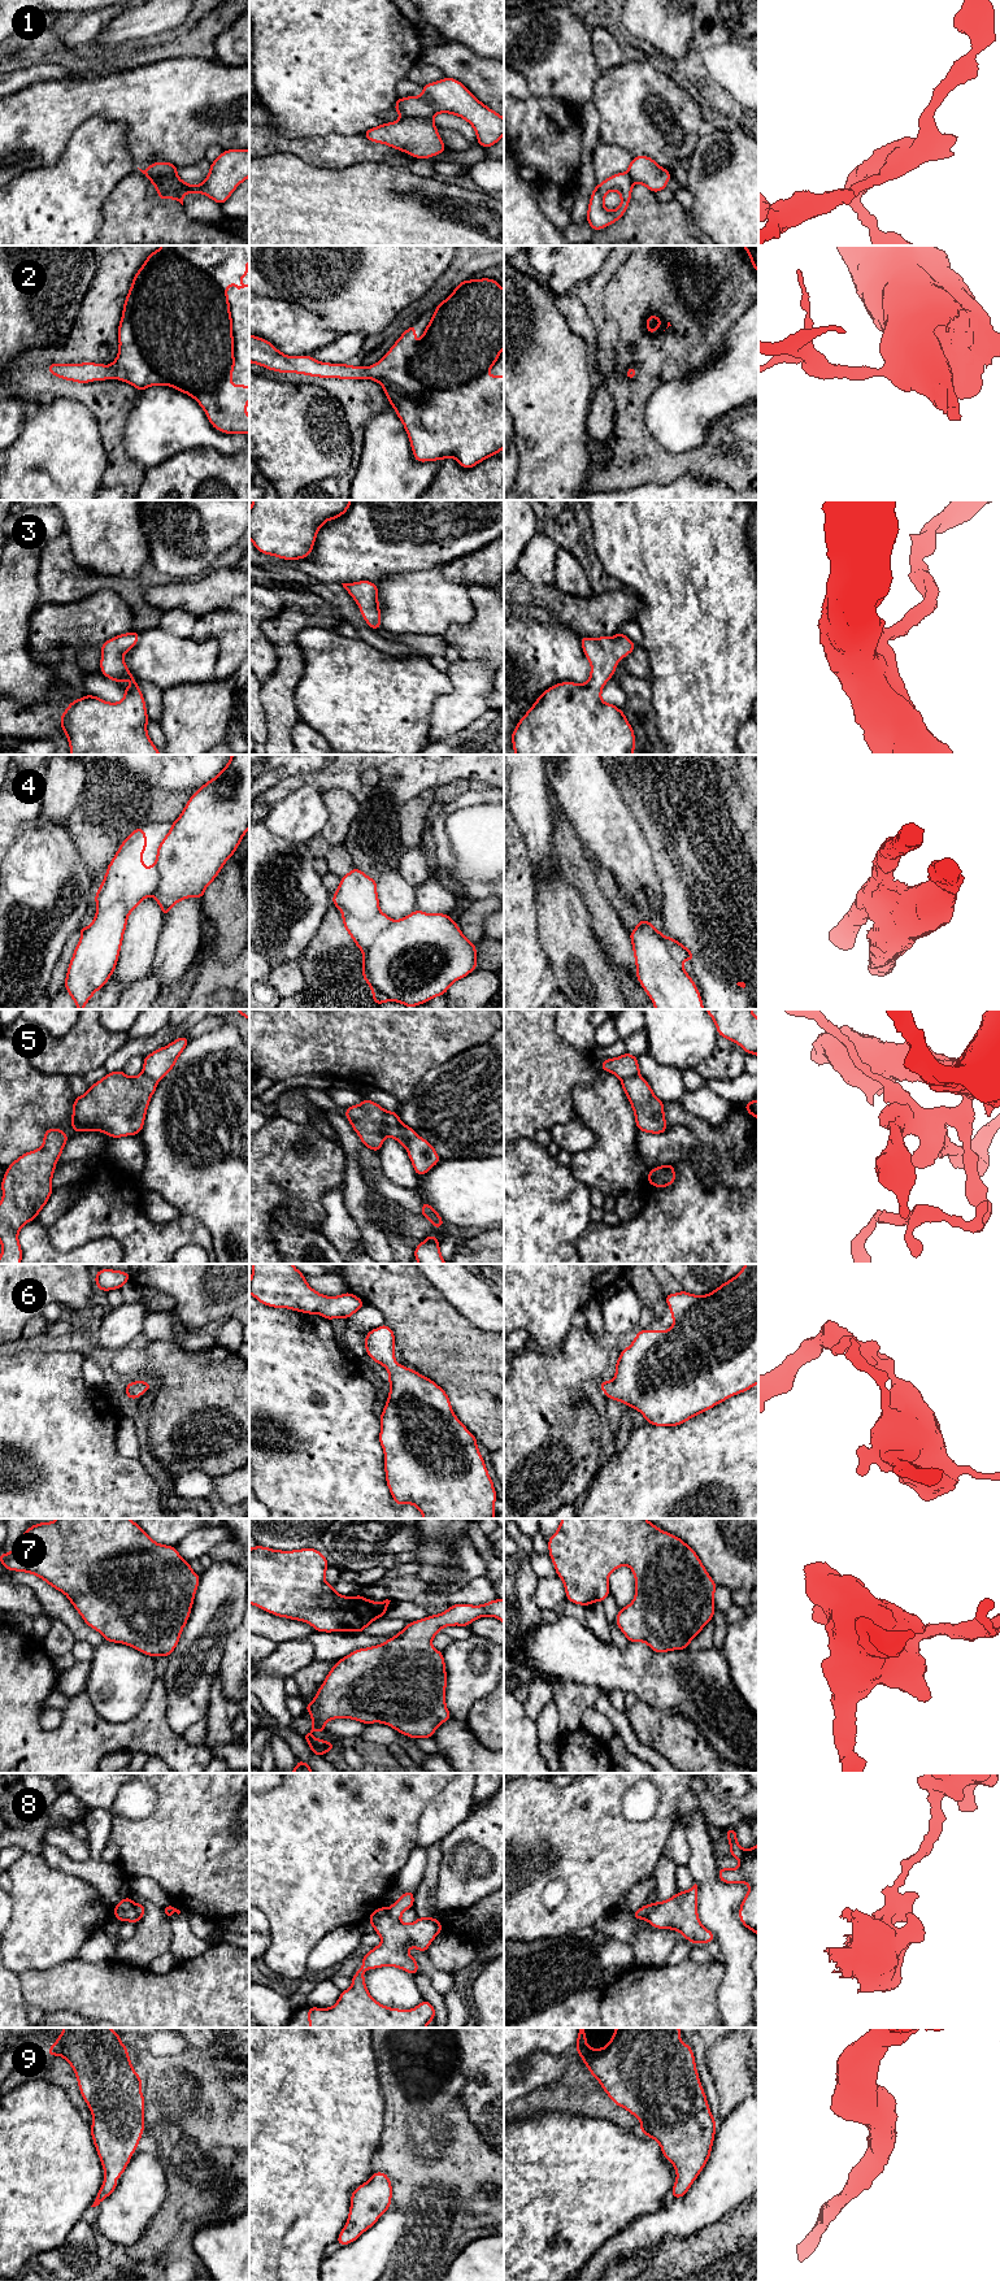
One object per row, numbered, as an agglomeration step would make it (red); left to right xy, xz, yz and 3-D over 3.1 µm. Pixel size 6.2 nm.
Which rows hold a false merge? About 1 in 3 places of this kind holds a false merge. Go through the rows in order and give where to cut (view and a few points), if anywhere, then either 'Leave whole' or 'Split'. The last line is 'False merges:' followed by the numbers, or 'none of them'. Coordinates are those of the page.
1: Split along xz (401, 116), (418, 116), (431, 120). Split
2: No split. Leave whole
3: No split. Leave whole
4: Split along xz (335, 893), (338, 904), (347, 912), (374, 915), (378, 911). Split
5: No split. Leave whole
6: No split. Leave whole
7: No split. Leave whole
8: Split along yz (650, 1904), (644, 1919). Split
9: No split. Leave whole
False merges: 1, 4, 8

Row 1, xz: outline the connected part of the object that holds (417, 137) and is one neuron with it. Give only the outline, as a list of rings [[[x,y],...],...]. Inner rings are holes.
[[[401,117],[364,131],[364,136],[416,158],[430,158],[447,151],[434,121],[429,118]]]

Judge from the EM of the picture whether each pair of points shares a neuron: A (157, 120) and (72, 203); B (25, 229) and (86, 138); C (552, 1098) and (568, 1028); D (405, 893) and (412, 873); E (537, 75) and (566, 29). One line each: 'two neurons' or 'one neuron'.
A: two neurons
B: one neuron
C: two neurons
D: two neurons
E: one neuron

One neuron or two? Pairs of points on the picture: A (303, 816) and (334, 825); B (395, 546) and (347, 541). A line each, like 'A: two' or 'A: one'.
A: two
B: one

